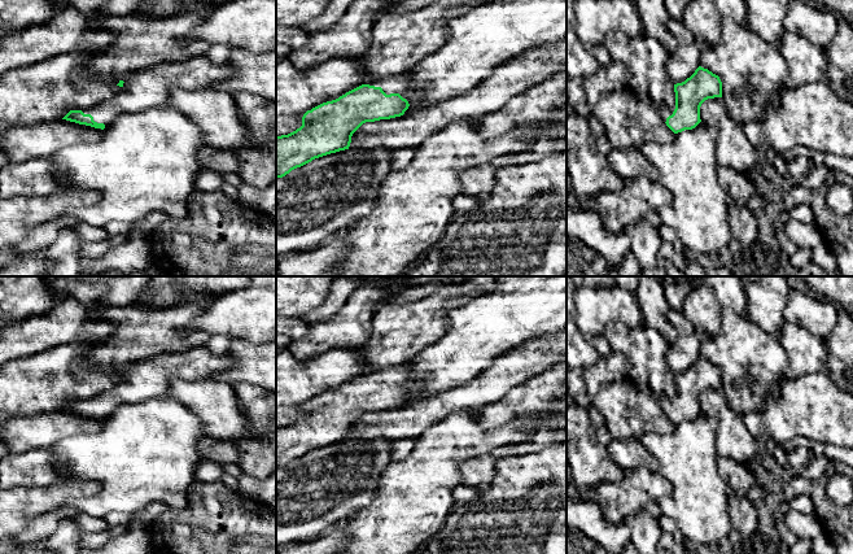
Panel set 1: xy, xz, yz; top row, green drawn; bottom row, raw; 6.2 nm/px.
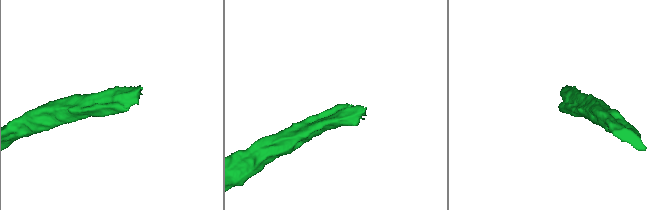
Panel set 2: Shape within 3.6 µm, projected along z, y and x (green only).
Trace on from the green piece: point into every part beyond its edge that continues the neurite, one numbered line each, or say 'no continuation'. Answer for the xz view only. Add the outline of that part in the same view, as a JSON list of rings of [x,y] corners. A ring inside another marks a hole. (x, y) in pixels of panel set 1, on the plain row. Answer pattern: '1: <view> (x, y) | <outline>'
1: xz (401, 374) | [[[410,363],[391,366],[377,372],[369,372],[368,375],[381,378],[386,385],[399,384],[403,389],[407,389],[411,378]]]

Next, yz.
1: yz (664, 401) | [[[664,394],[657,396],[656,398],[657,398],[659,405],[661,406],[661,409],[662,409],[664,413],[666,413],[666,409],[669,406],[672,406],[673,402],[674,402],[674,400],[675,400],[675,397],[674,398],[669,398],[669,397],[664,396]]]

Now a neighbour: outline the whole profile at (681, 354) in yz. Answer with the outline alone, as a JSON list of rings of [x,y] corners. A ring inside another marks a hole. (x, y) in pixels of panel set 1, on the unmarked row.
[[[669,310],[668,320],[675,327],[678,339],[669,345],[666,362],[670,371],[677,375],[690,368],[700,357],[700,344],[703,336],[694,324],[684,317],[682,310]]]

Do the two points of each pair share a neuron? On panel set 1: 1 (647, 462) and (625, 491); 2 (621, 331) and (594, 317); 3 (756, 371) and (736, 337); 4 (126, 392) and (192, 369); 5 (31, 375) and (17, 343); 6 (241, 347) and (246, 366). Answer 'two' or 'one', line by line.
1: two
2: two
3: one
4: one
5: two
6: one

